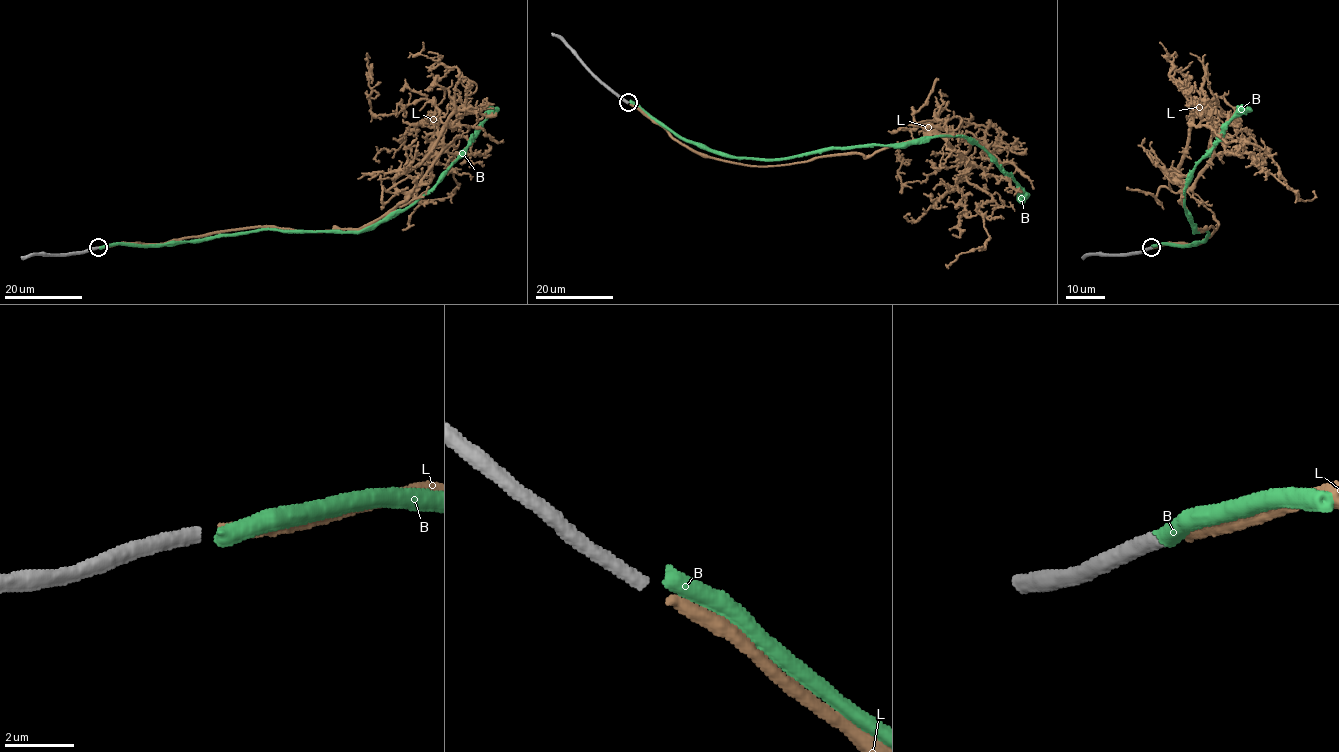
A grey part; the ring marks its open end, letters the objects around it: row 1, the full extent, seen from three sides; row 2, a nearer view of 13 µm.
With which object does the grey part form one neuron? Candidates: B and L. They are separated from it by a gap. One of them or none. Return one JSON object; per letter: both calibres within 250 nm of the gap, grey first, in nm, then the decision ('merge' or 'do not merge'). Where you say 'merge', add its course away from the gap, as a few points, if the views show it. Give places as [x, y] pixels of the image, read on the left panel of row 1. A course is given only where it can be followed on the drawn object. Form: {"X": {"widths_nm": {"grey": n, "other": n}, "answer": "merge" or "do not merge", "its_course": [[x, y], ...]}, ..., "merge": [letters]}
{"B": {"widths_nm": {"grey": 400, "other": 480}, "answer": "do not merge"}, "L": {"widths_nm": {"grey": 400, "other": 400}, "answer": "merge", "its_course": [[100, 247], [360, 228], [386, 216], [406, 199], [394, 180], [443, 123], [426, 99], [375, 115], [366, 53]]}, "merge": ["L"]}

